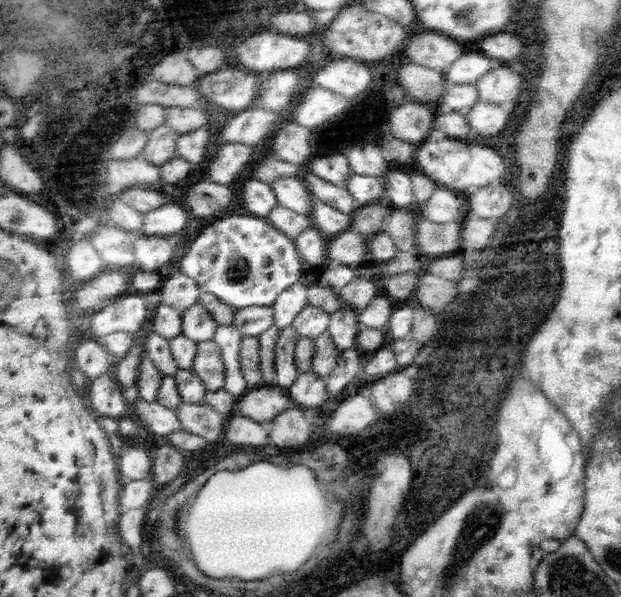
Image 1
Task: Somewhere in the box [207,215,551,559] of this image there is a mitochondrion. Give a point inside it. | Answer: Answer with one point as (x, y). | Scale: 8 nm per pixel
(237, 271)

